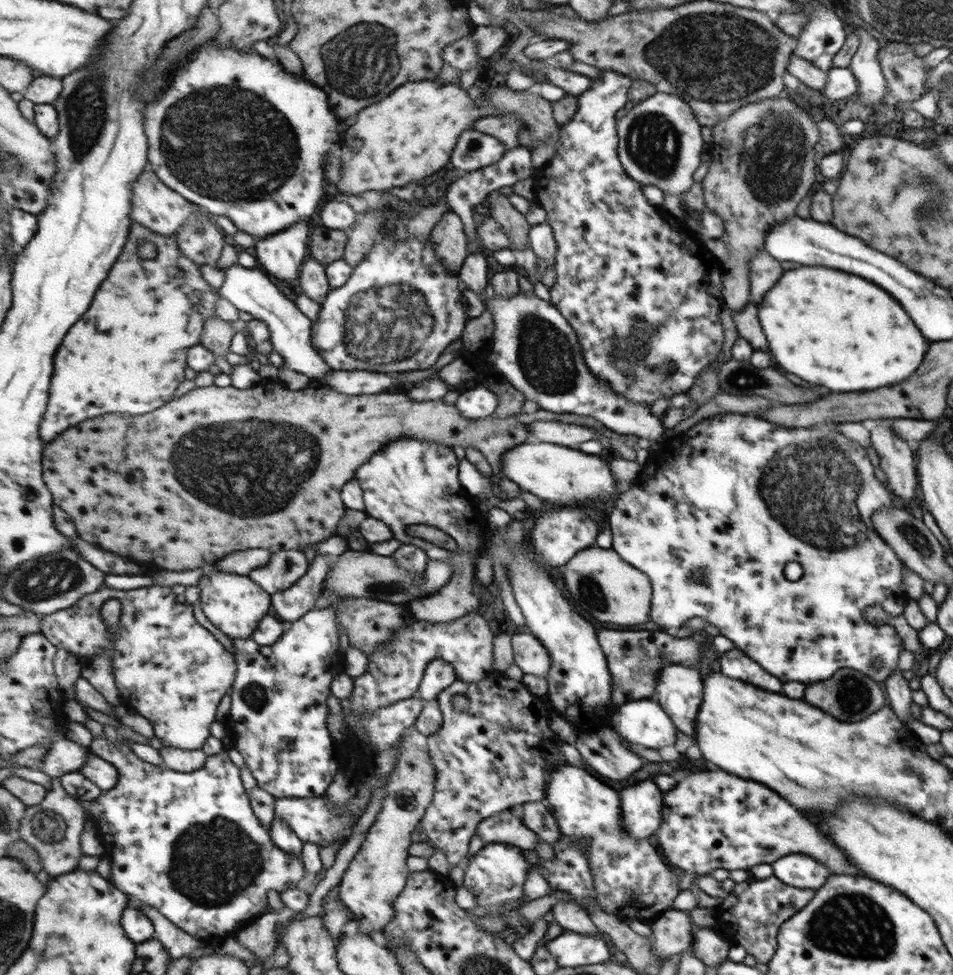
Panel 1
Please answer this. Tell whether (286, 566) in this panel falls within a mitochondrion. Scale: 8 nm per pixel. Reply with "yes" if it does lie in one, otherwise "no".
yes

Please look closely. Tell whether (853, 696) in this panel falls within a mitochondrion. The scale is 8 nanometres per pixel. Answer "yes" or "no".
yes

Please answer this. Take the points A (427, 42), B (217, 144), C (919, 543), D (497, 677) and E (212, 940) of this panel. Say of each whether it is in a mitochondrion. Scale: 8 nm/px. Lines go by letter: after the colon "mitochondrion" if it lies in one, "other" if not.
A: other
B: mitochondrion
C: mitochondrion
D: other
E: other

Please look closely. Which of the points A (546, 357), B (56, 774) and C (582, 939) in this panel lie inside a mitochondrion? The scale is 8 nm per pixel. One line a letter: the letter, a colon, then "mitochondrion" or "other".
A: mitochondrion
B: other
C: other

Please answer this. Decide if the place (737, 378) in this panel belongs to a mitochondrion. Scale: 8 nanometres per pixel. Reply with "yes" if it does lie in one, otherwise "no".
yes

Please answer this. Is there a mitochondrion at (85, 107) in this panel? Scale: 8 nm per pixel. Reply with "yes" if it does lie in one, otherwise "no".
yes

